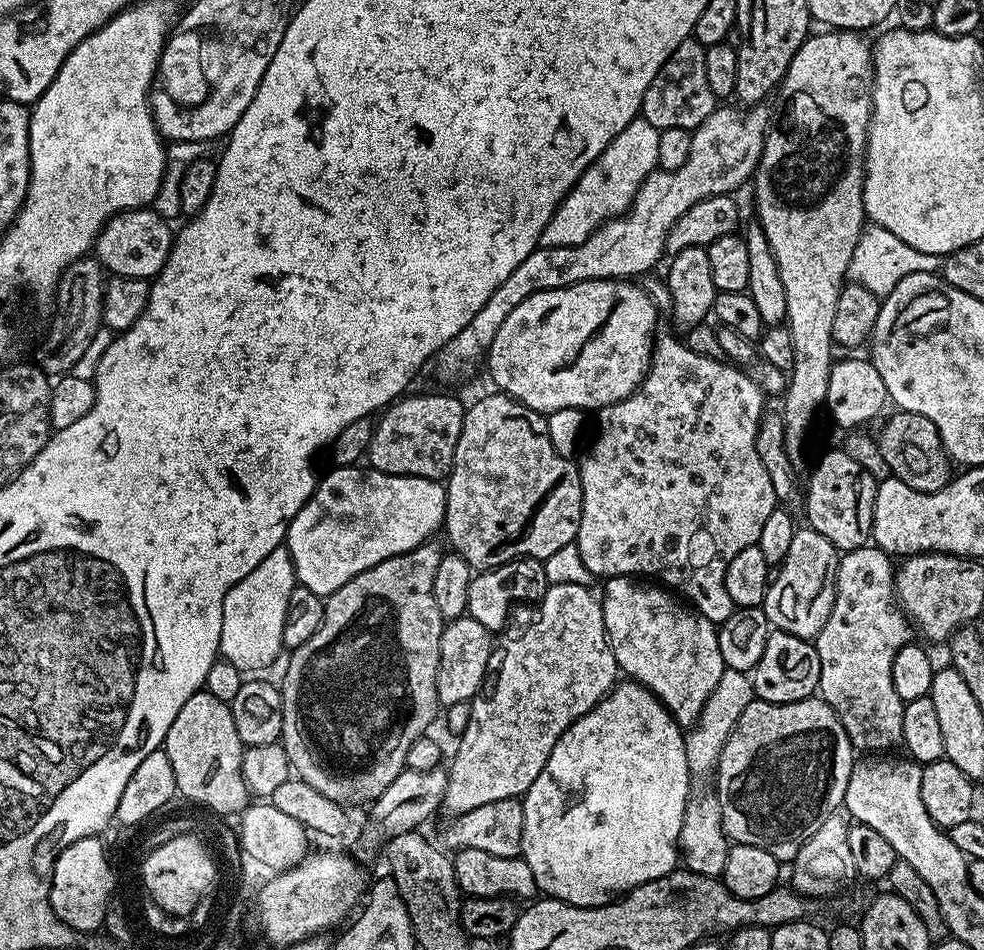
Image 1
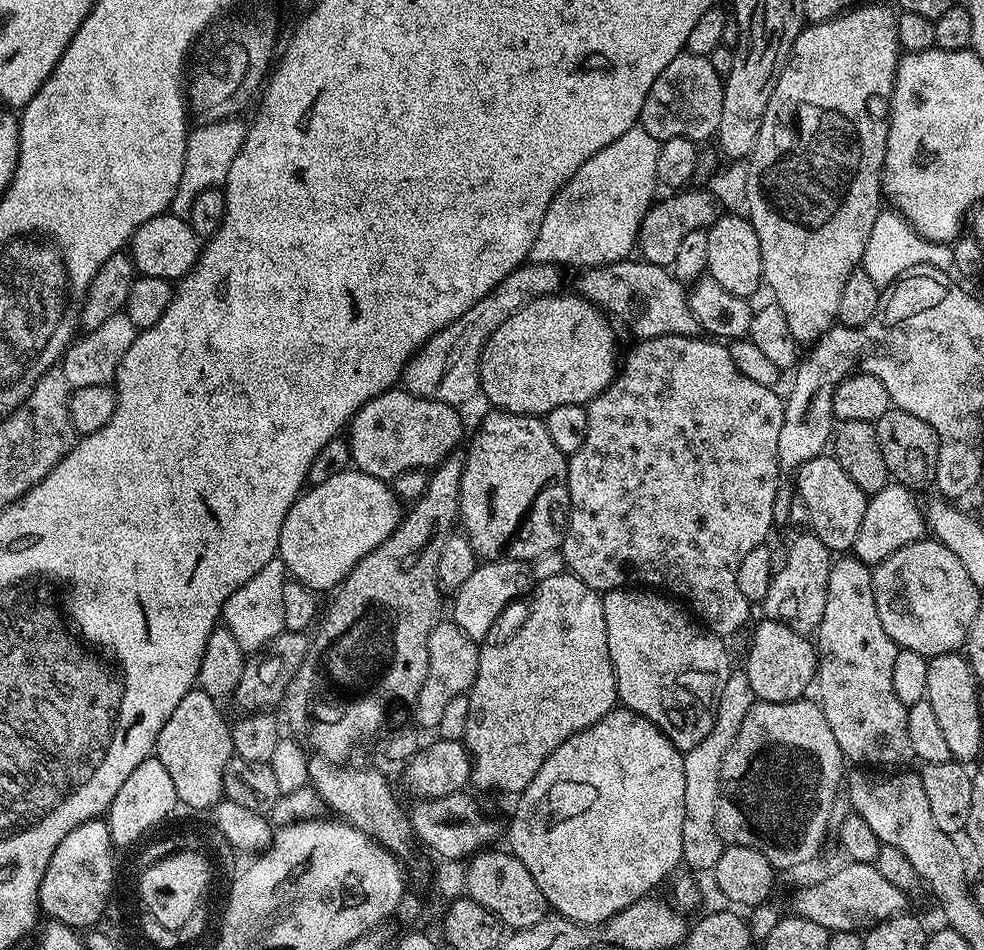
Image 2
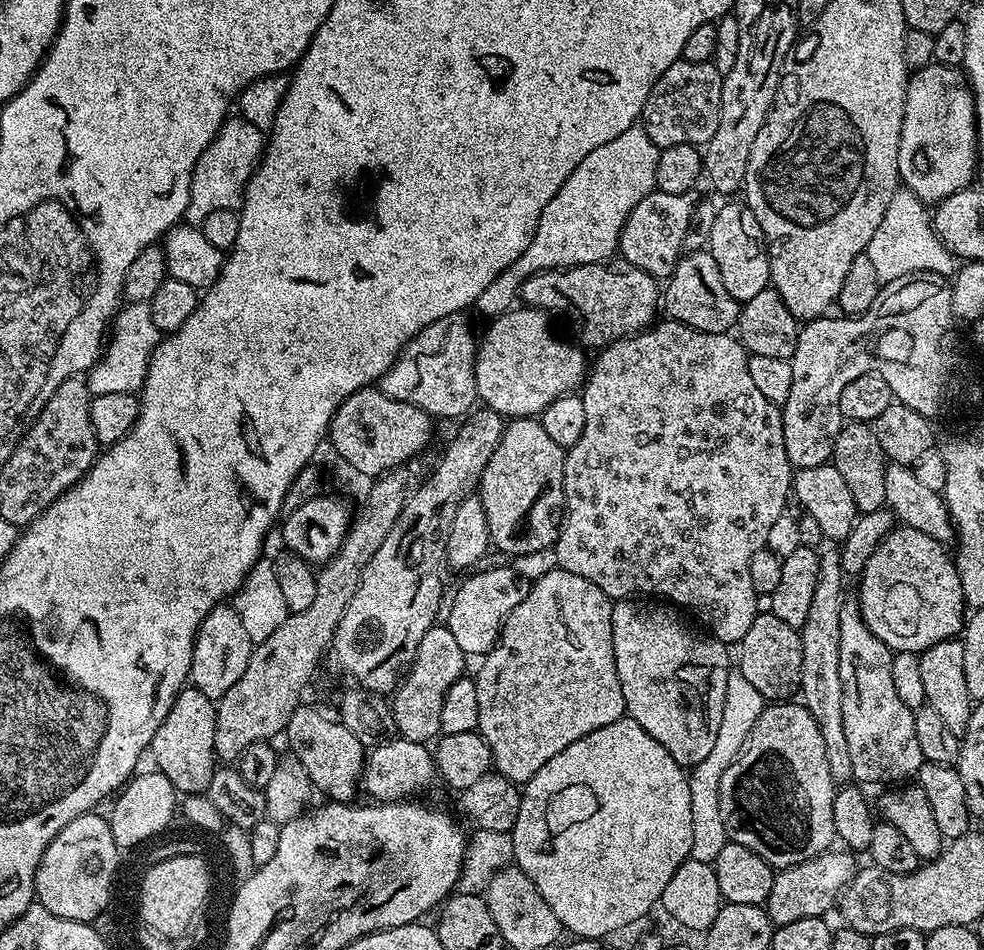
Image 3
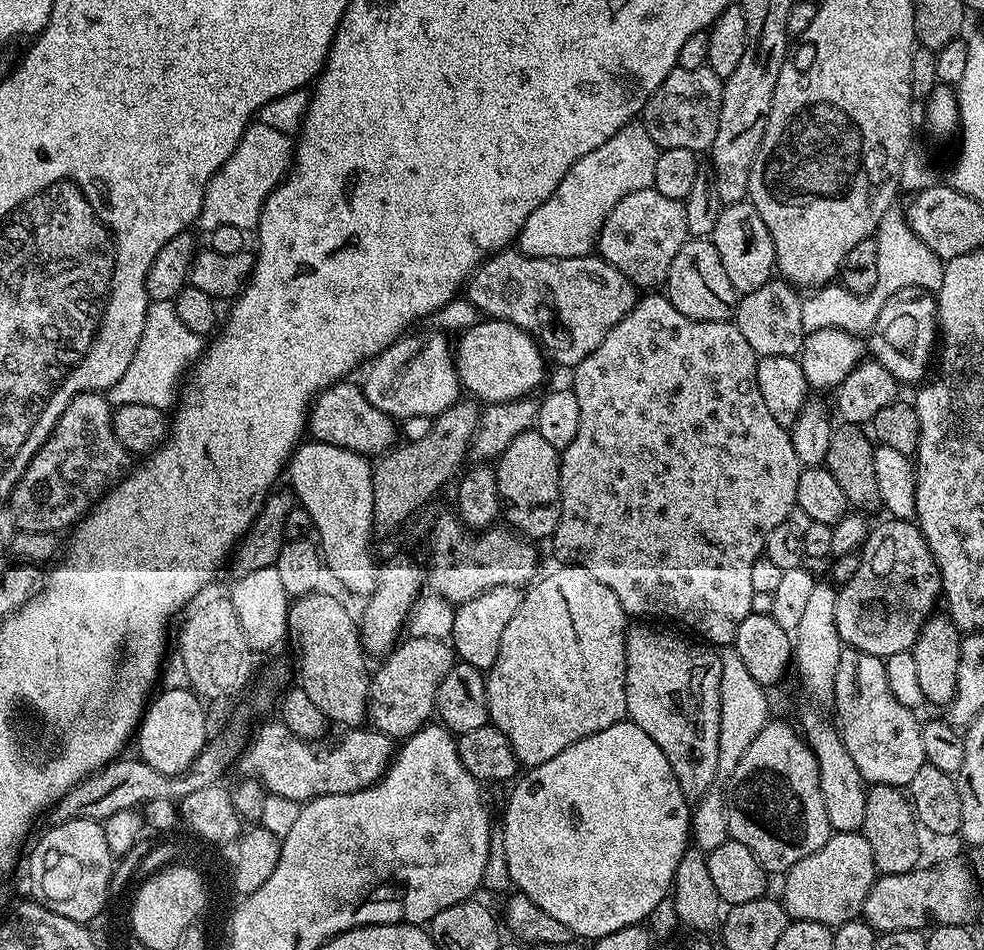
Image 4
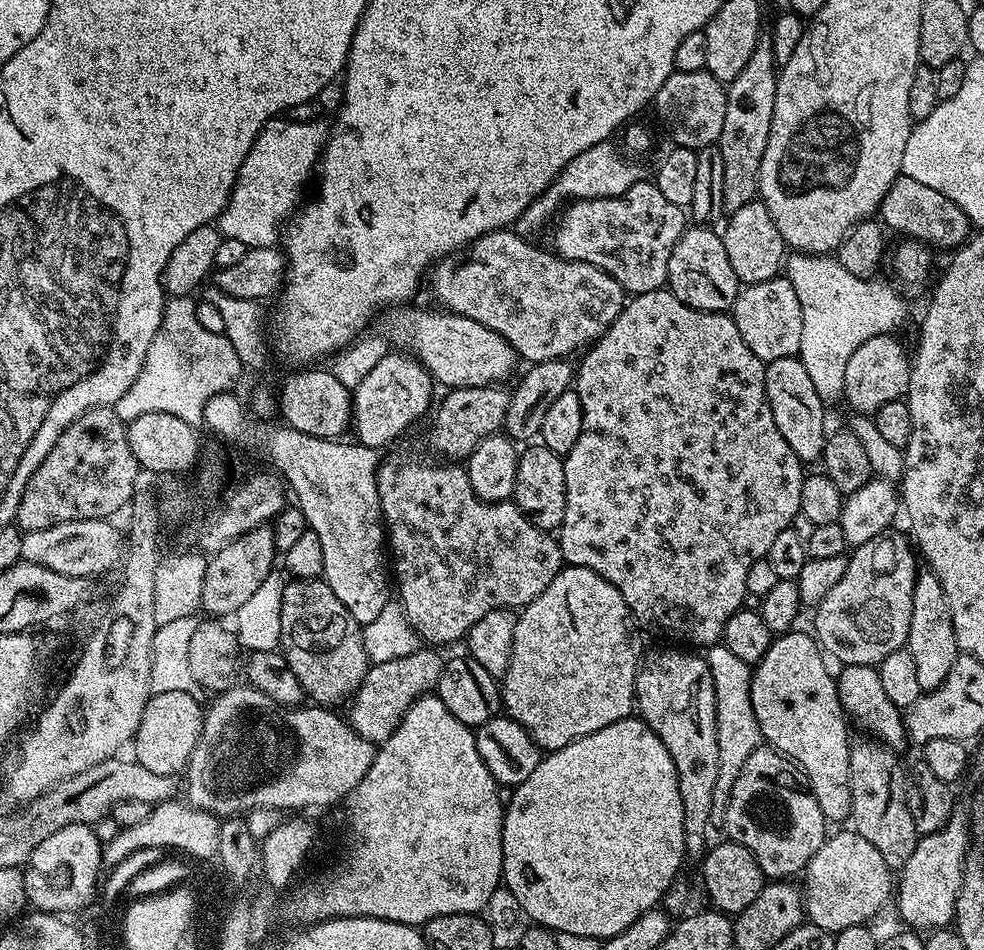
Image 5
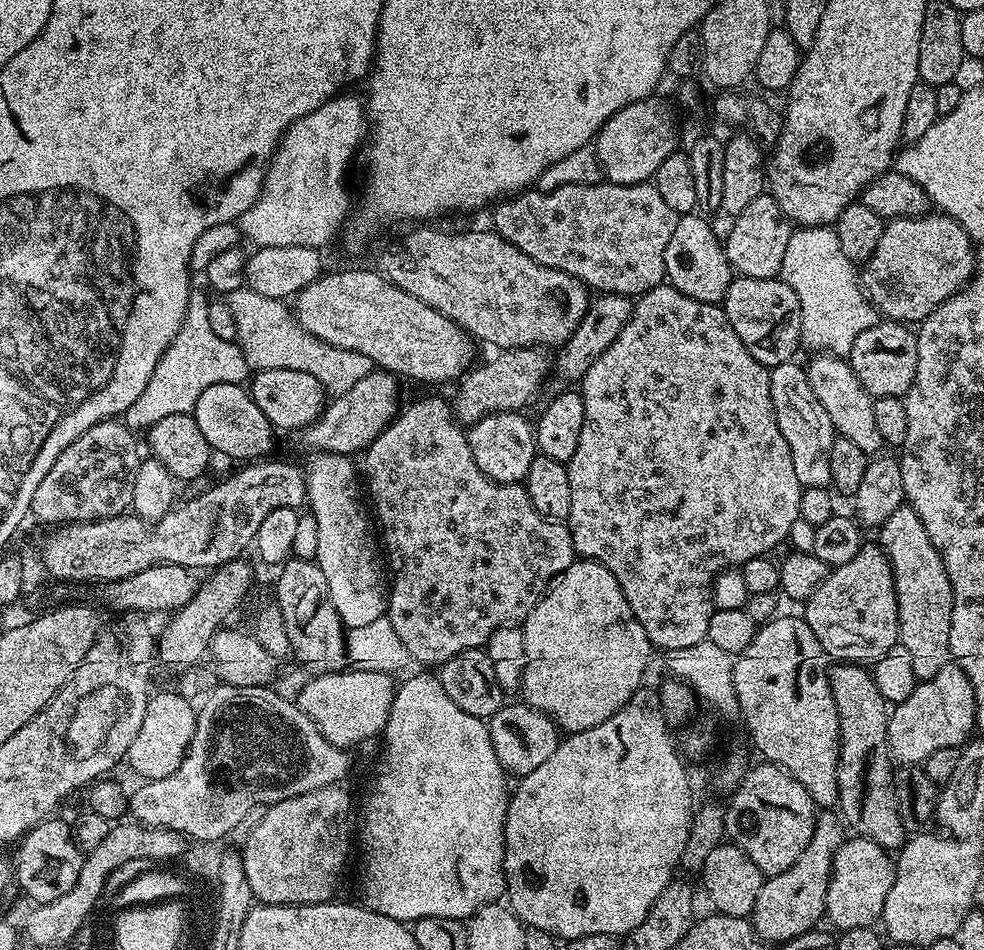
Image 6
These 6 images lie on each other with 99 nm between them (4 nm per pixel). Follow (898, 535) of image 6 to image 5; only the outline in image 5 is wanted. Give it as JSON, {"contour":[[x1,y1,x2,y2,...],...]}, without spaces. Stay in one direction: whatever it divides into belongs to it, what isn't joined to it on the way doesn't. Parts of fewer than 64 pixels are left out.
{"contour":[[931,570,921,571,916,577,913,613,906,646,914,657,921,693,933,692,938,686,942,686,942,682,946,682,946,674,950,674,950,666,954,666,957,656,961,655,958,642,954,638,954,622,950,614,950,602,946,602,946,590,942,590,942,582,938,582]]}

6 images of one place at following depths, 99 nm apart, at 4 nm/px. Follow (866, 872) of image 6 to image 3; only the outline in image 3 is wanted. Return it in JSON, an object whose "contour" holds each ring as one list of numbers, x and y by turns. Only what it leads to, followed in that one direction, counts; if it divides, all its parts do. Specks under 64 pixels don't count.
{"contour":[[829,850,820,856,815,856,813,860,807,860,801,864,795,864,789,868,781,868,773,875,770,894,766,901,766,911,768,917,772,919,773,925,779,926,786,922,798,922,798,918,814,918,815,916,827,917,828,911,837,907,841,892,851,882,857,872,857,857,848,850]]}

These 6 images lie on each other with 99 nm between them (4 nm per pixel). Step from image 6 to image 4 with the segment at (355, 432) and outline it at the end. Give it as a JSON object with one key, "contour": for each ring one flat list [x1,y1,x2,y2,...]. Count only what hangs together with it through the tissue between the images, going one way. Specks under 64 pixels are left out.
{"contour":[[424,330,421,336,412,336,413,334,405,334,400,339,395,340,382,355,376,357,367,365,368,373,365,374,364,380,362,379,362,391,364,396,370,402,370,406,374,406,378,410,382,410,382,414,393,418,399,418,401,421,406,421,412,416,431,416,433,418,440,416,448,409,449,406,456,403,462,396,462,385,460,383,460,376,456,373,456,362,454,359,454,348,450,343,448,345,449,337,445,333,437,332,435,330]]}

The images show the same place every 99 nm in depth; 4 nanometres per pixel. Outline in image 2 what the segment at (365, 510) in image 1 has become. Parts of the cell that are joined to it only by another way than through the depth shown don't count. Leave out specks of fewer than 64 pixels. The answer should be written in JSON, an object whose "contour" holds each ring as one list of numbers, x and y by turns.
{"contour":[[351,468,302,492,283,519,282,533,279,535,277,555,289,575,315,592,339,587,352,572,354,565,366,554,372,553,378,545,382,545,400,524,404,510,400,508,390,488,387,481]]}

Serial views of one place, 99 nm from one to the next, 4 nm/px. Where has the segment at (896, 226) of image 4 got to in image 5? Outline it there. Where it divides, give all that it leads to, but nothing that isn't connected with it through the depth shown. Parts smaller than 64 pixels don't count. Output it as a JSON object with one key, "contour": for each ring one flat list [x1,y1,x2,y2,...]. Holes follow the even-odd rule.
{"contour":[[791,253,784,272,798,295,802,312,802,334,798,355,824,403,840,400,845,386,846,363,862,342,893,333,906,318,903,298,888,284,873,278,866,281,849,277,840,262,821,253],[832,268,832,312,820,312,820,271]]}

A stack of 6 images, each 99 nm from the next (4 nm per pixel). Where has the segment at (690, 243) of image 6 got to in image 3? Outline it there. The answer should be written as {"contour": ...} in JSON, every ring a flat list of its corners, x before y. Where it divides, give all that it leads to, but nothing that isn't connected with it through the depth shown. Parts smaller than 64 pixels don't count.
{"contour":[[706,250,684,252,662,288,662,312,667,319,710,334,731,333,737,327,741,307,741,301,730,298,718,262]]}

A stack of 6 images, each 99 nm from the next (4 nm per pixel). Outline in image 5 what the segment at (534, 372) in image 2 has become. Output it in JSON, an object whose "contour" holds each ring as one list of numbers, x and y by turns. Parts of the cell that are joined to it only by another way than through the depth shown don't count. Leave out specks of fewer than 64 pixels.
{"contour":[[392,306,387,309,388,317,384,320,383,331,386,333,392,346,411,354,427,368,437,385,445,384,445,389,473,388,474,386,486,386,487,384,499,385,515,370,518,365,516,352,502,338,502,334,494,334,482,322,474,322,474,318,459,316,457,312,439,310,440,312,427,312,424,308,412,308,413,306]]}

